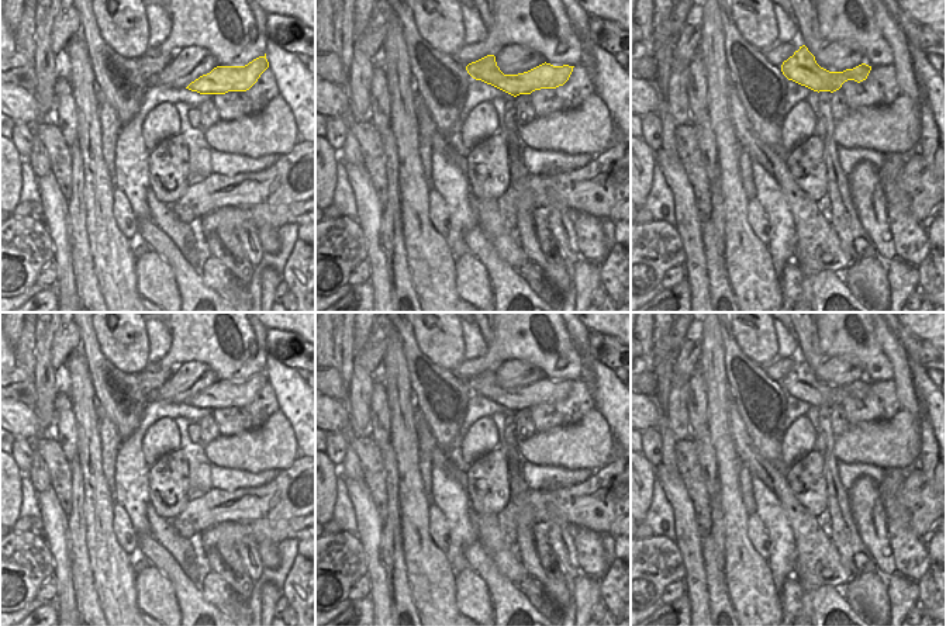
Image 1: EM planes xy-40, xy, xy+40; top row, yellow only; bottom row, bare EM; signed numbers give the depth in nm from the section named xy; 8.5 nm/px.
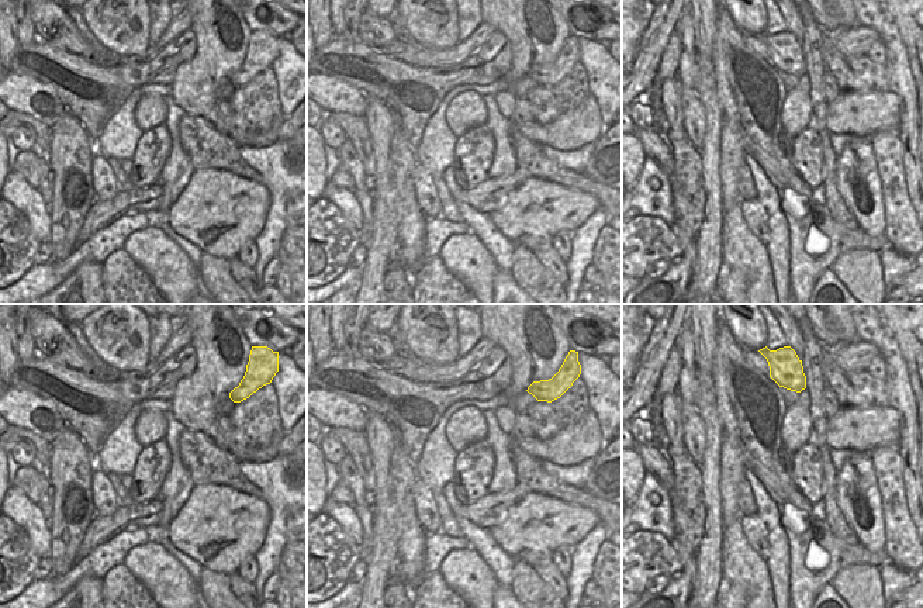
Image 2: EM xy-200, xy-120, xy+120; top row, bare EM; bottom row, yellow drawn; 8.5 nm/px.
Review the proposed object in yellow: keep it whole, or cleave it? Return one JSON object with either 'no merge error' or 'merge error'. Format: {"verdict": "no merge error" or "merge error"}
{"verdict": "no merge error"}

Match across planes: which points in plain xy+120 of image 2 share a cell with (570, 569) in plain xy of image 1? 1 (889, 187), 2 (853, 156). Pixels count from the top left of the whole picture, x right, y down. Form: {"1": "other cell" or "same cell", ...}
{"1": "other cell", "2": "same cell"}

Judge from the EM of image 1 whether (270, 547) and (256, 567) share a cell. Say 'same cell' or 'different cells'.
different cells

